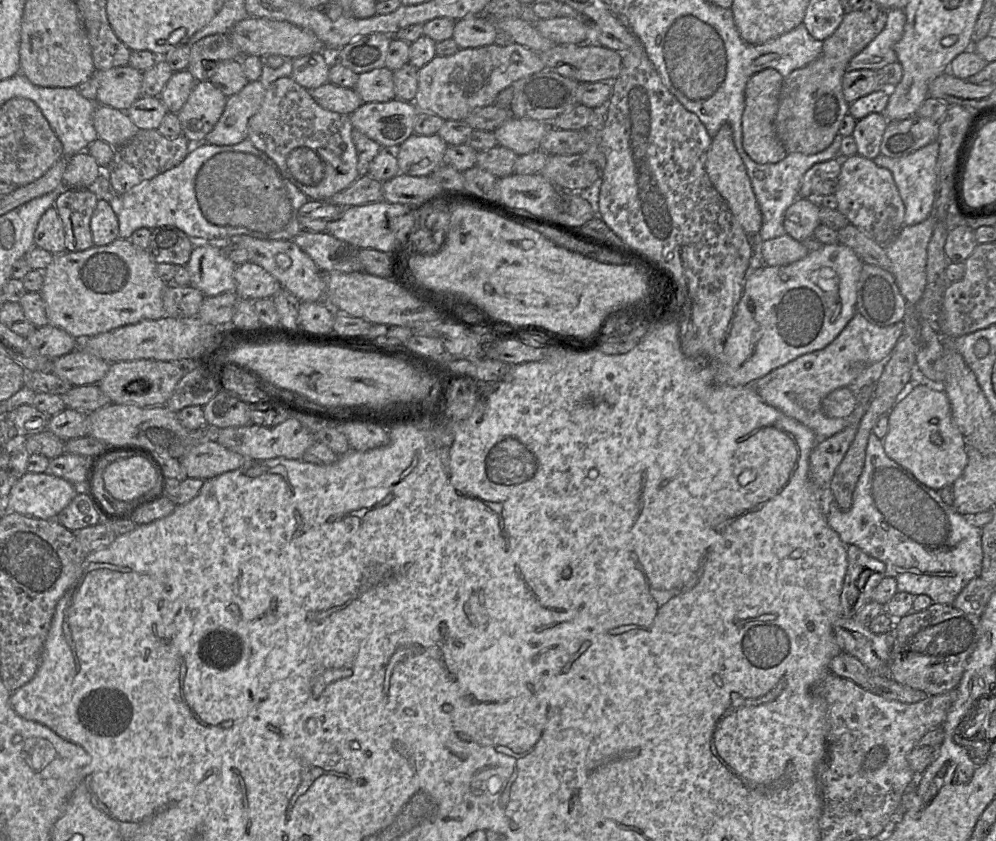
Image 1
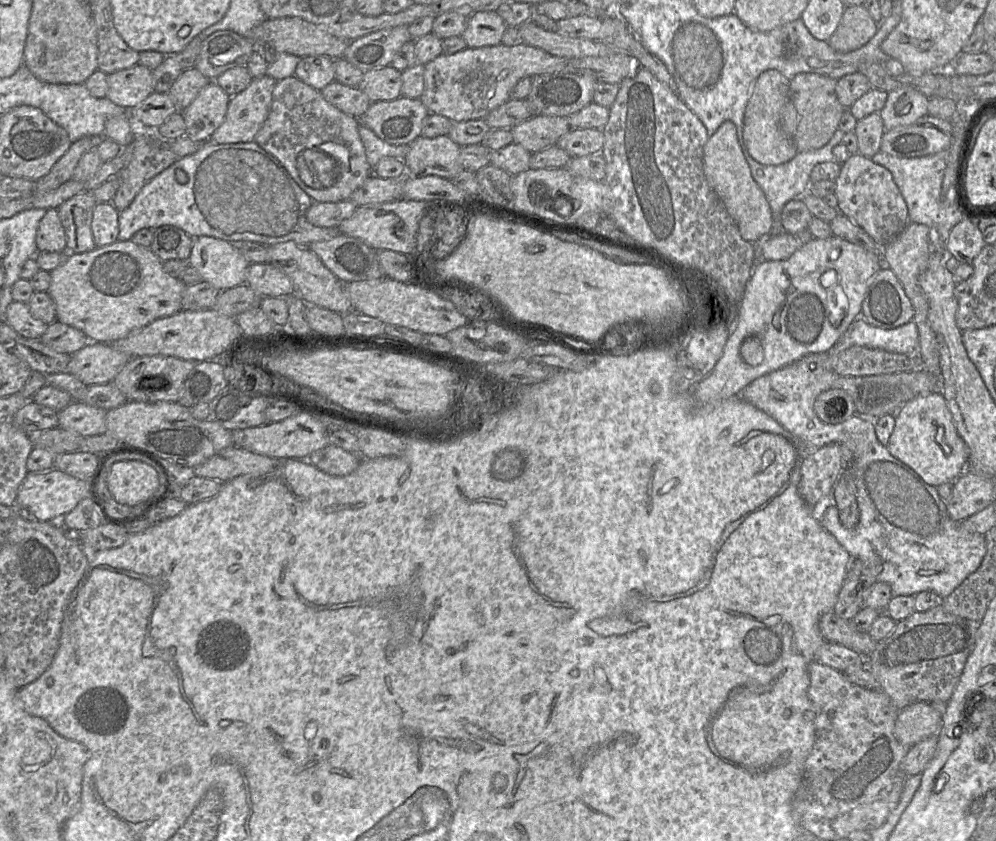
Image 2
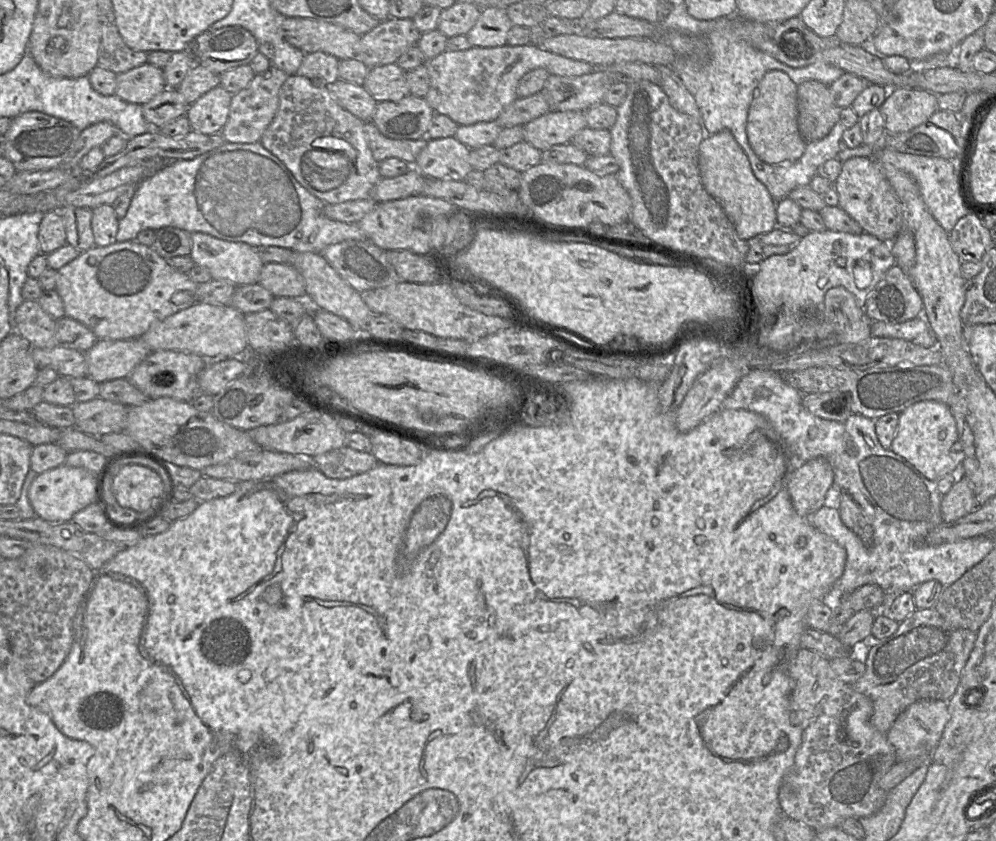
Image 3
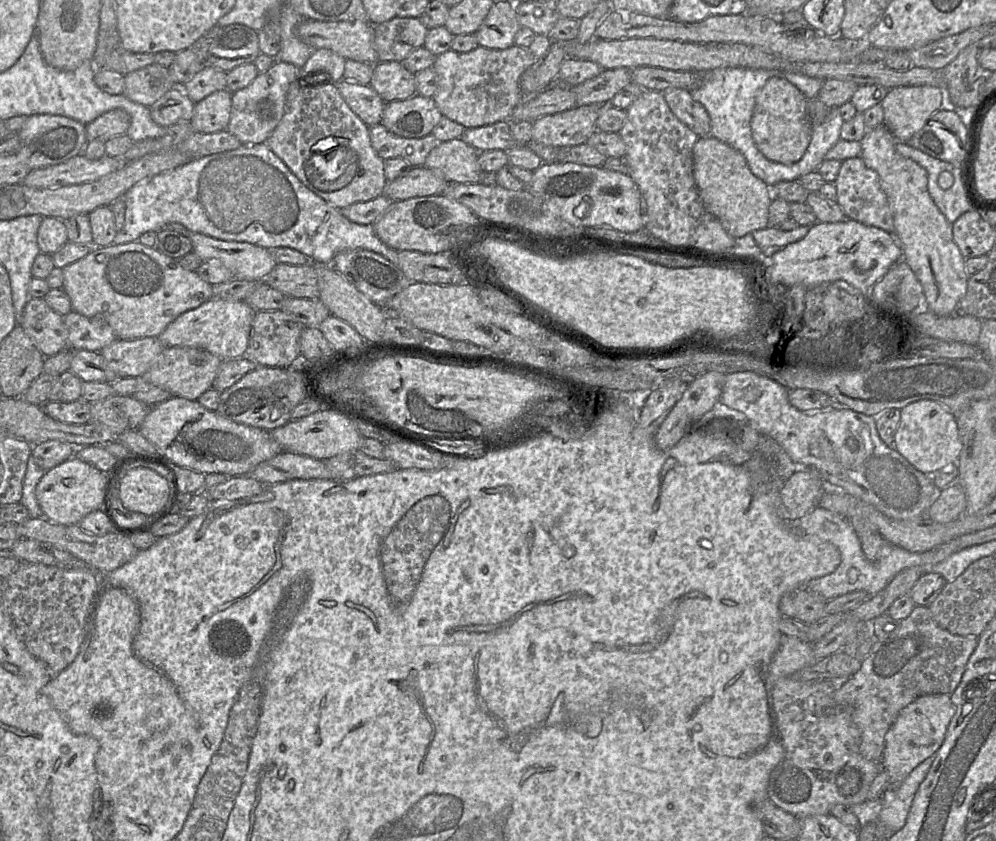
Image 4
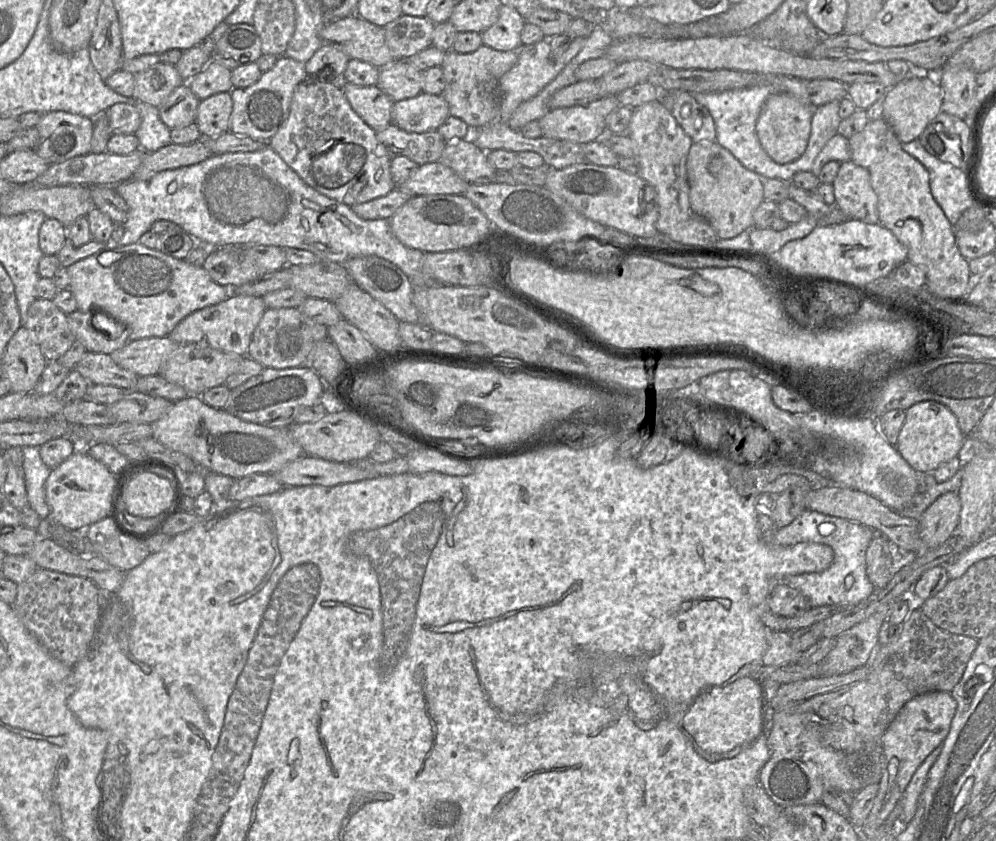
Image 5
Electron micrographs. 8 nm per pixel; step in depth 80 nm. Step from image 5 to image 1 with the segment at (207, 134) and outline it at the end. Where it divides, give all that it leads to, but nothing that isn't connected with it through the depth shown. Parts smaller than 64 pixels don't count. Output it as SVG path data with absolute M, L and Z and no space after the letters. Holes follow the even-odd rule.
M210 80L198 81L187 101L177 113L182 126L182 134L193 144L205 141L206 135L220 119L225 109L227 98Z

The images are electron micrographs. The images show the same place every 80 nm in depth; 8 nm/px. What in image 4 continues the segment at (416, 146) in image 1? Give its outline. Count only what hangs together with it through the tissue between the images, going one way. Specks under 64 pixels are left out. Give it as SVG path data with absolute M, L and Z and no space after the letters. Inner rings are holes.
M457 138L440 142L430 151L423 166L439 171L448 183L478 183L482 173L478 157L475 148Z

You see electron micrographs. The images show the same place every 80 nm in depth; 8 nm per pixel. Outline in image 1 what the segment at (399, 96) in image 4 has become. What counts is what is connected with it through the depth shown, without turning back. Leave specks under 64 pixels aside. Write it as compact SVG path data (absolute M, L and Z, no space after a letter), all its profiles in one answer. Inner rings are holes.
M385 66L360 74L354 89L363 103L388 102L396 98L393 71Z

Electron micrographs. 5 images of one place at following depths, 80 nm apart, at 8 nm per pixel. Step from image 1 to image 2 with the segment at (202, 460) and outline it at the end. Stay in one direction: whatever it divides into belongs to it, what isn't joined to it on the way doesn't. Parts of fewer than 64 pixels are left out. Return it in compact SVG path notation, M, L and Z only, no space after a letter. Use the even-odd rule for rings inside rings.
M229 446L193 468L196 476L221 483L243 475L263 475L272 471L279 460L238 447Z

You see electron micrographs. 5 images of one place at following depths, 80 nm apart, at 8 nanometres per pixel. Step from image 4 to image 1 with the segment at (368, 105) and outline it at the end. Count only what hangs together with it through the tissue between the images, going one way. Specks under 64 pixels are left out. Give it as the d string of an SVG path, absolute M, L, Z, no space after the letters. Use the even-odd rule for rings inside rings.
M327 82L309 90L313 99L324 109L351 115L363 101L354 88L345 88Z

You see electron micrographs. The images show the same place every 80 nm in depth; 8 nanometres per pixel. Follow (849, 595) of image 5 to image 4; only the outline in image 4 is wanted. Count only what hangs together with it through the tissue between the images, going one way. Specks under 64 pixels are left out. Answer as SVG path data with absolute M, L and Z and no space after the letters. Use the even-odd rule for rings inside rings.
M819 506L801 519L788 522L790 522L790 528L796 529L798 533L830 542L840 550L841 563L837 569L828 575L810 580L805 586L825 601L858 590L875 595L883 590L899 572L921 564L921 553L909 552L892 544L885 545L884 553L880 559L877 561L868 560L862 550L860 539L847 519Z

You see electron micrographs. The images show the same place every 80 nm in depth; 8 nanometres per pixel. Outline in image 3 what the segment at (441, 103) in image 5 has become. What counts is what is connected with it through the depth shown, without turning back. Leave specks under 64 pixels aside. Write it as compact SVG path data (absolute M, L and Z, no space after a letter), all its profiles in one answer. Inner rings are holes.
M409 94L399 101L378 102L371 121L390 139L418 140L426 137L434 114L424 98Z

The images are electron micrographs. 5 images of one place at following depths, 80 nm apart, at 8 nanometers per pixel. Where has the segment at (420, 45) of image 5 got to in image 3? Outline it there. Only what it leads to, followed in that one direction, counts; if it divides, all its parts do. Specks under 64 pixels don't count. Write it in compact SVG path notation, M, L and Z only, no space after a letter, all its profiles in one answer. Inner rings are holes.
M390 17L361 36L360 54L355 59L369 69L395 64L410 47L417 45L420 36L412 19Z

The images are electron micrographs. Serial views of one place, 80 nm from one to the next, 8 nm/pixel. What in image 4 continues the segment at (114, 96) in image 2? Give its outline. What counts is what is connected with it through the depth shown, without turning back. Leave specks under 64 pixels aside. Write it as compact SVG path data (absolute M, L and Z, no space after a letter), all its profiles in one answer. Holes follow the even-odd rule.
M157 63L126 74L124 78L123 95L149 108L170 89L177 87L169 69Z

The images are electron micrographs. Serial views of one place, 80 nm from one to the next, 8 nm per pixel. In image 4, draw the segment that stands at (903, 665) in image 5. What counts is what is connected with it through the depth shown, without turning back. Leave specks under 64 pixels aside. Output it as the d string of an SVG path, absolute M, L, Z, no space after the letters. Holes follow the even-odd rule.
M916 605L911 614L900 622L895 633L886 640L877 639L861 668L836 692L836 698L852 708L853 722L861 732L860 752L866 759L881 760L885 735L904 707L922 695L952 694L955 691L970 656L978 646L978 638L950 633L934 621L928 607Z

